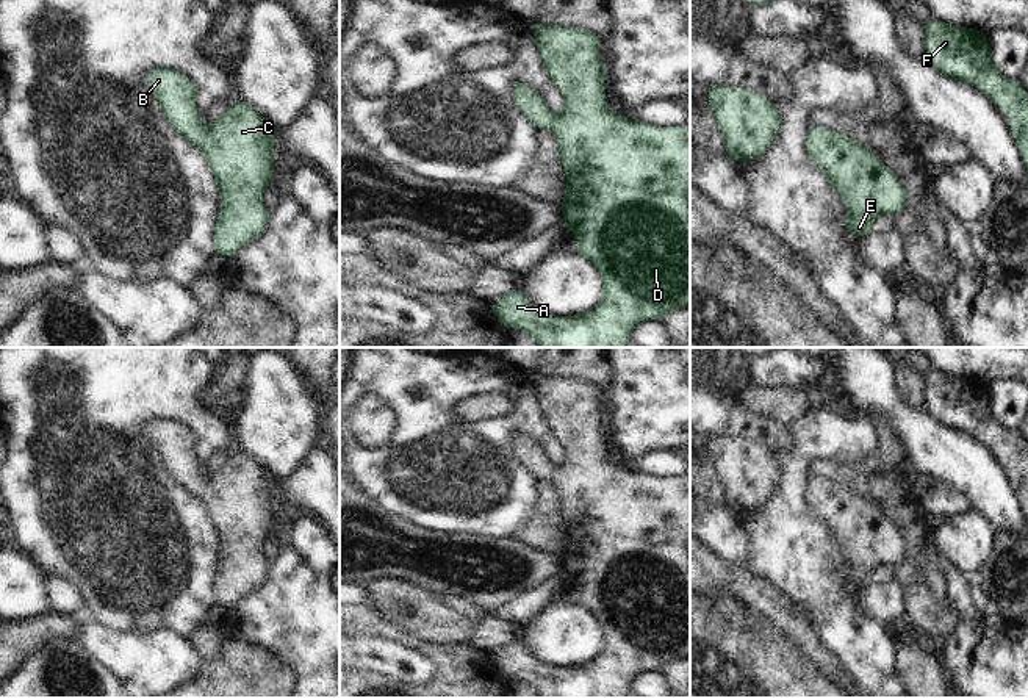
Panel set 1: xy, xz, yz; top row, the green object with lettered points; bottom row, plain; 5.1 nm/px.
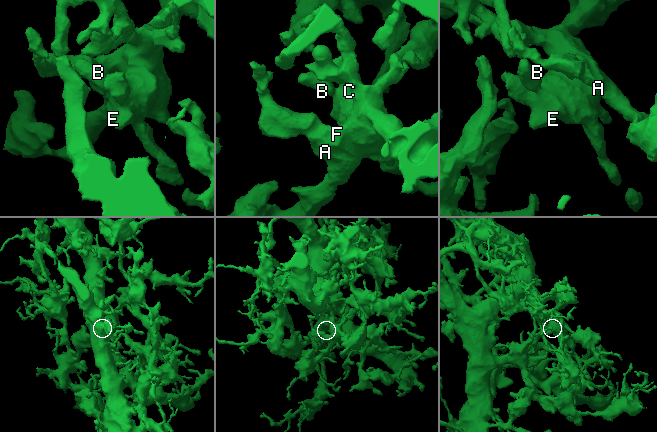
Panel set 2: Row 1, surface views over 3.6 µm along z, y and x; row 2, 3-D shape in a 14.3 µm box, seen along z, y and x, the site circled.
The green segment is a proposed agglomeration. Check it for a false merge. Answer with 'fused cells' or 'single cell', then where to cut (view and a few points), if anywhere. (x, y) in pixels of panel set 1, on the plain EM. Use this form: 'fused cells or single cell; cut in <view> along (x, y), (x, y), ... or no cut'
single cell; no cut

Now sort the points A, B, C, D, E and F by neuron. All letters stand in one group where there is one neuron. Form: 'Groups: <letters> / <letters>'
Groups: A B C D E F.

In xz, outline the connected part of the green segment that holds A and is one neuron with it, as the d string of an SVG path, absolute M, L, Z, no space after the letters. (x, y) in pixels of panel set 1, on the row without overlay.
M538 371L529 377L546 423L565 449L565 460L554 466L543 448L524 432L513 432L512 448L537 480L551 477L557 488L562 520L568 527L562 551L565 577L574 585L577 603L599 621L604 643L595 659L573 668L532 668L532 656L521 640L504 645L488 657L504 678L527 684L540 698L626 698L631 681L640 671L660 671L670 662L690 659L690 476L654 477L612 463L604 440L606 415L598 401L601 387L580 377Z

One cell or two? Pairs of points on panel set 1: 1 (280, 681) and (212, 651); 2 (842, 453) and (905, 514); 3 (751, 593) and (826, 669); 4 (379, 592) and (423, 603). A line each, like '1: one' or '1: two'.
1: two
2: two
3: one
4: one

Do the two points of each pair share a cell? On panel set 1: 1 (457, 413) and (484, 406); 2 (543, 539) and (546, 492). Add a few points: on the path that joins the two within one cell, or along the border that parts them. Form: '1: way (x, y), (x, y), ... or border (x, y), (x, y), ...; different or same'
1: way (463, 410), (478, 407); same
2: way (546, 528), (546, 503); same

